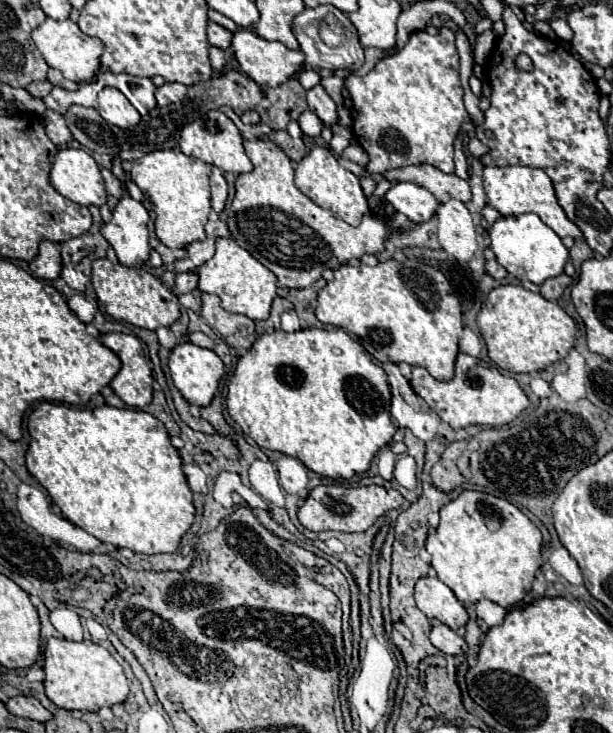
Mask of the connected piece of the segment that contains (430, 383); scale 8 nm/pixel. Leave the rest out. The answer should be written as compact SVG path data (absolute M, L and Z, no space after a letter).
M460 353L456 359L454 379L438 381L424 367L412 367L410 385L452 429L462 429L468 425L500 427L514 421L530 405L530 399L520 389L516 379L502 375L490 363L480 361L478 357L470 357L466 353Z

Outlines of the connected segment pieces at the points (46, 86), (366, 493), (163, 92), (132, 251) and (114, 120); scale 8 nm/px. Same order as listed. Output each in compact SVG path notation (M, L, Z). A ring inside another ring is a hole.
M38 81L38 83L30 83L26 87L26 91L32 95L32 97L38 97L38 99L44 99L48 93L50 93L52 85L48 81Z
M320 485L310 491L304 505L298 511L298 521L308 531L320 533L320 531L342 531L342 533L360 533L366 531L376 523L378 517L382 517L390 509L402 507L404 497L396 489L368 485L368 487L342 487L342 485ZM346 505L346 507L338 507Z
M164 83L162 87L156 89L156 101L158 107L166 107L170 103L182 101L186 95L186 87L182 83Z
M122 197L112 221L102 227L102 235L114 247L122 265L138 267L150 259L148 211L140 201Z
M104 87L98 93L98 113L102 119L122 129L130 129L140 121L140 113L126 103L126 97L118 89L112 87Z

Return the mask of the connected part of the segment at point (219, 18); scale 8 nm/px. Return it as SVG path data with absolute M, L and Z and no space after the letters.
M210 9L210 11L208 11L208 17L210 17L210 19L214 21L214 23L218 23L218 25L222 25L222 27L226 27L226 29L228 29L228 31L232 31L232 33L234 33L234 31L238 31L238 27L236 27L236 23L234 23L232 19L228 19L228 17L224 17L224 15L220 15L218 11L212 11L212 9Z

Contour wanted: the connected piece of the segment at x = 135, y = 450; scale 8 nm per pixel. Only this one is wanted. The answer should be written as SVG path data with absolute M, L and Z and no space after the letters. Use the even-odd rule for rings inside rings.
M42 401L28 415L28 431L32 439L26 453L26 467L70 523L88 531L102 543L128 547L144 555L174 553L178 549L182 535L194 523L194 505L192 491L182 473L182 459L178 449L170 443L162 421L138 409L104 405L88 411Z

